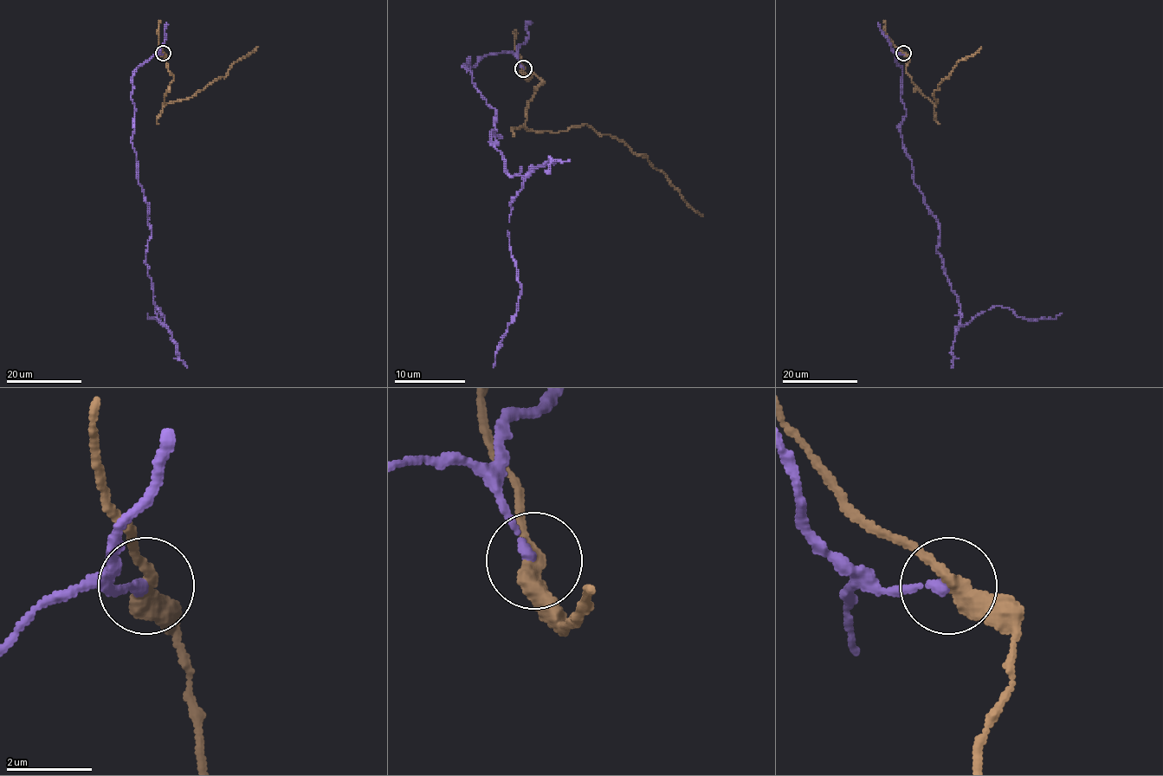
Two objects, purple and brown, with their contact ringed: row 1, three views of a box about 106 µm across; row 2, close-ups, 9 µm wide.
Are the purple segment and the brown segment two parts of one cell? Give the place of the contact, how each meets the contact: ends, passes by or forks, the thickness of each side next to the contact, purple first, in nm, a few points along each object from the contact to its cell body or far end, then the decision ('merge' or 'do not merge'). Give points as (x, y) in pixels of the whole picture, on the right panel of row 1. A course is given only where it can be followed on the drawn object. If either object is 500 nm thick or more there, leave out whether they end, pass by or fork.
at (903, 53); purple ends there; brown passes by; 220 nm thick on the purple side, 360 nm on the other; purple runs (903, 53), (895, 54), (901, 143), (940, 229), (959, 324), (996, 306), (1034, 320), (1061, 313); brown runs (903, 53), (909, 59), (907, 71), (914, 87), (935, 104), (933, 94), (940, 84), (959, 61), (981, 48); do not merge

